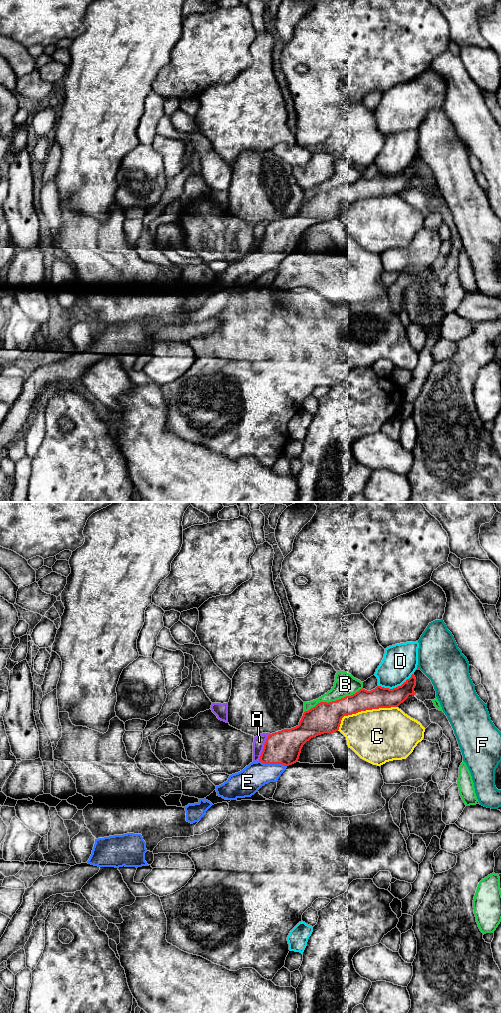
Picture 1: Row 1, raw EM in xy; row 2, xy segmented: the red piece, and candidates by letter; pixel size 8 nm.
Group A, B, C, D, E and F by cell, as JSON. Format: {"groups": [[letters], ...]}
{"groups": [["A"], ["B"], ["C"], ["D"], ["E"], ["F"]]}

